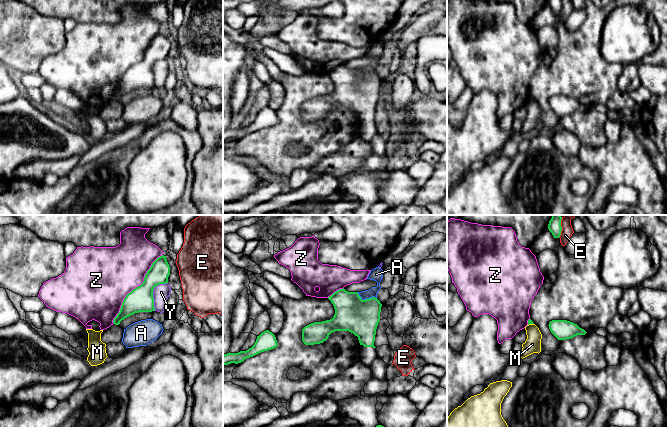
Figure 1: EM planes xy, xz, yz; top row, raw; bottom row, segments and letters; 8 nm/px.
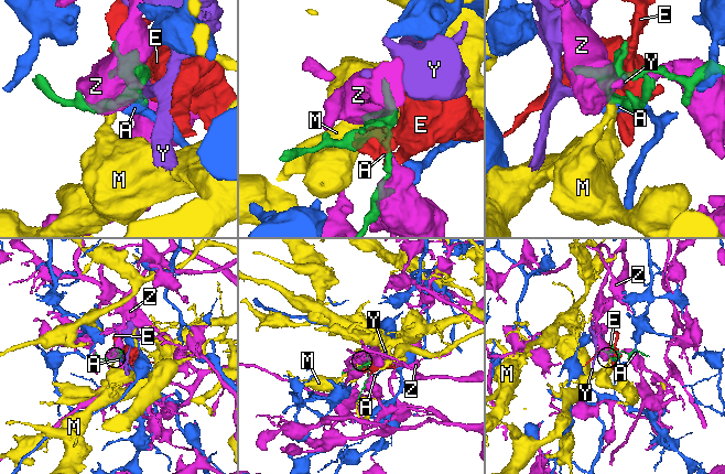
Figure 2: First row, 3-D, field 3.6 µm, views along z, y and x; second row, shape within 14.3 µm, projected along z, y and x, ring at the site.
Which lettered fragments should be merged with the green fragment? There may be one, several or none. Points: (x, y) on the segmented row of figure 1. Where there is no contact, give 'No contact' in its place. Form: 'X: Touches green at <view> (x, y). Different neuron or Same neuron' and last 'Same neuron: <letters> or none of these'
A: Touches green at xz (366, 299). Different neuron
E: Touches green at yz (561, 227). Different neuron
M: Touches green at yz (530, 323). Different neuron
Y: Touches green at xy (152, 293). Different neuron
Z: Touches green at xy (135, 288). Different neuron
Same neuron: none of these

